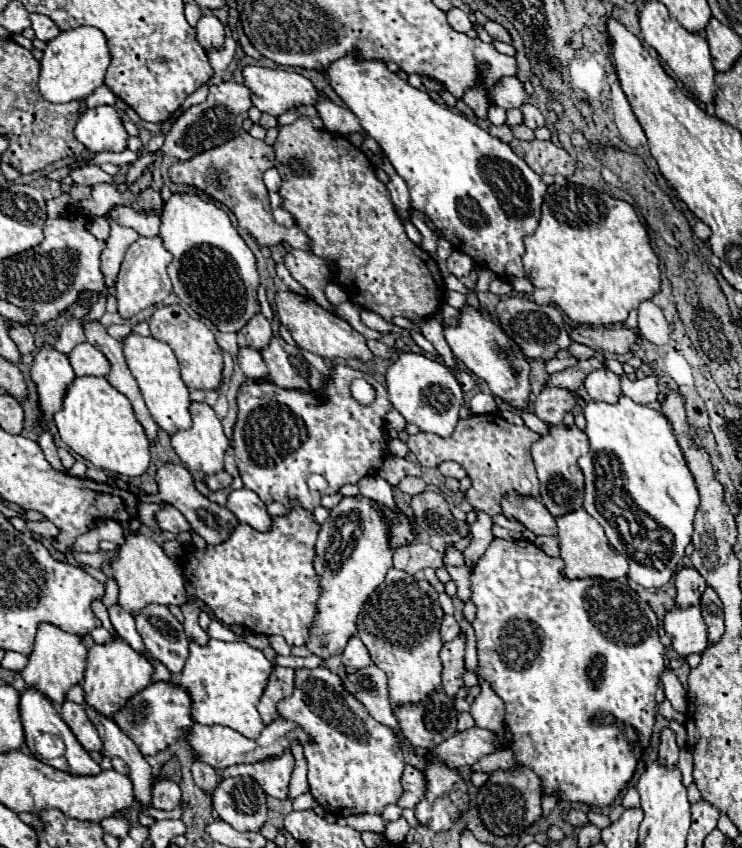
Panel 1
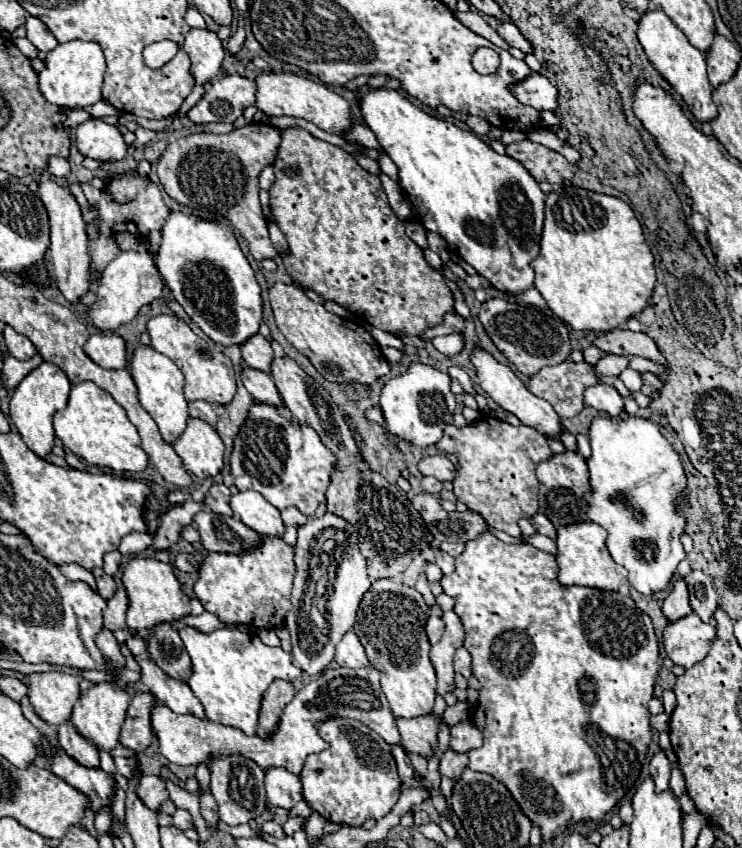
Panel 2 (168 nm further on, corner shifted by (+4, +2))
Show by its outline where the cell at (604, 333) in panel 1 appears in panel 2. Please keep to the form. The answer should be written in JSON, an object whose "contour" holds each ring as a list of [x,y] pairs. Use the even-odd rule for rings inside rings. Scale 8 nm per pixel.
{"contour":[[[612,329],[608,333],[602,333],[594,339],[594,345],[606,353],[614,355],[640,355],[654,363],[666,363],[662,353],[658,351],[656,343],[646,333],[634,333],[628,329]]]}

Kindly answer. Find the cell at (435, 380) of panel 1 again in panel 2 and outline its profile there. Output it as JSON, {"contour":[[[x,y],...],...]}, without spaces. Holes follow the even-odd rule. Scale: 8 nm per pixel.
{"contour":[[[412,361],[404,373],[390,377],[380,393],[380,409],[386,419],[386,429],[418,447],[436,445],[442,439],[444,427],[452,423],[454,407],[456,395],[450,389],[448,373],[420,361]]]}

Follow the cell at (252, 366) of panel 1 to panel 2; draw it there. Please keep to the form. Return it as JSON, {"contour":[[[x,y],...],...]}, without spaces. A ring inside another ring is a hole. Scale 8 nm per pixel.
{"contour":[[[244,367],[240,371],[240,379],[256,401],[270,403],[270,405],[282,405],[280,393],[278,393],[272,377],[264,375],[264,371],[252,371],[252,367]]]}

